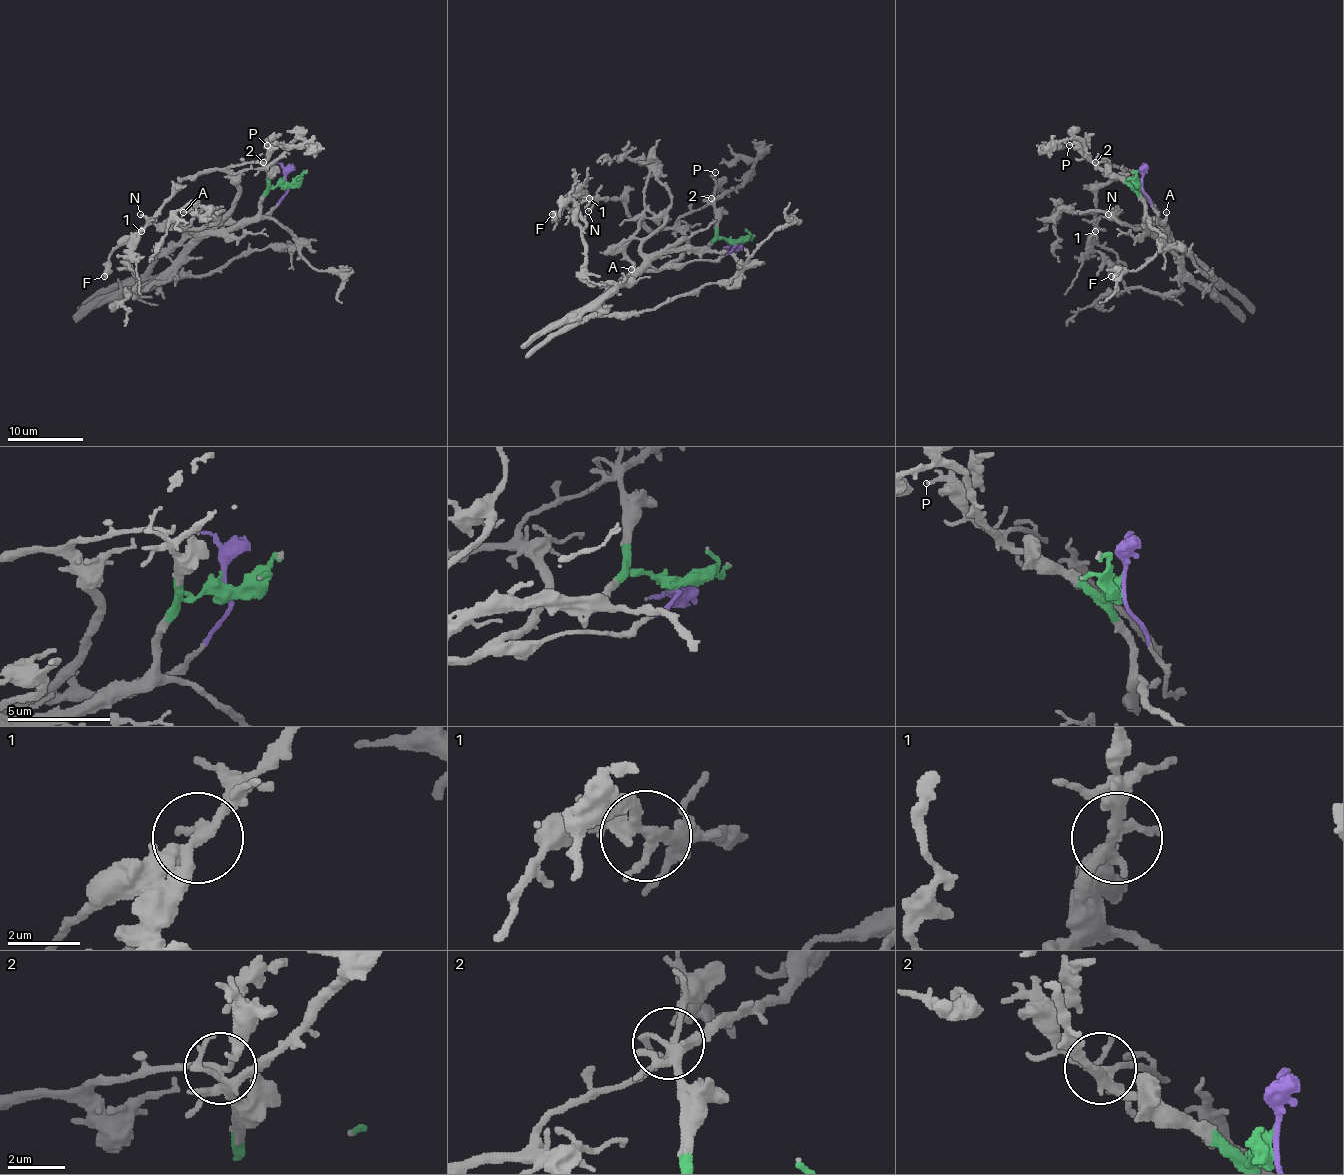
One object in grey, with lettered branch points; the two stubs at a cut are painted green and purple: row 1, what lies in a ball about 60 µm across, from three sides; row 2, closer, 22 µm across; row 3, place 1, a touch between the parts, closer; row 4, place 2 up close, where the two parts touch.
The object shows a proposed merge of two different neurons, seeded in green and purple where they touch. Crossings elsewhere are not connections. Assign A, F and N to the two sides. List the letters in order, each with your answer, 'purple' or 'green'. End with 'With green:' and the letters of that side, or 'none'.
A: purple
F: purple
N: purple
With green: none

